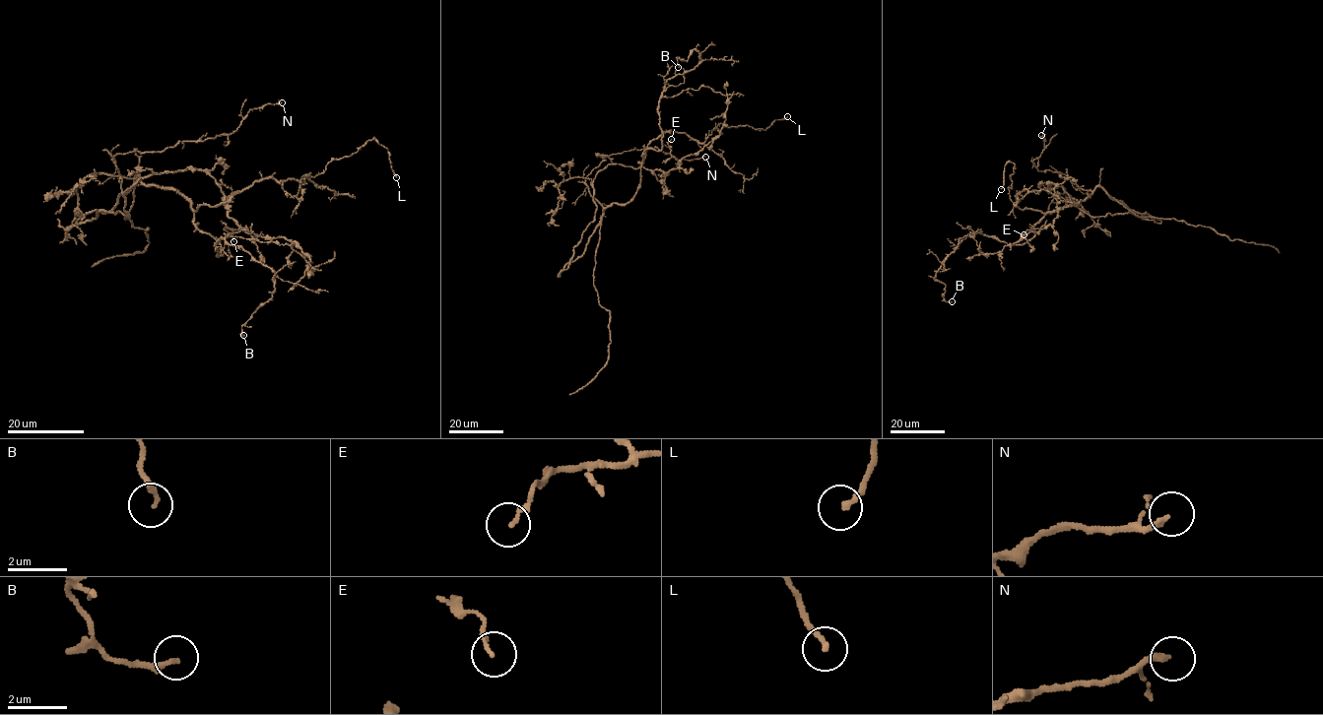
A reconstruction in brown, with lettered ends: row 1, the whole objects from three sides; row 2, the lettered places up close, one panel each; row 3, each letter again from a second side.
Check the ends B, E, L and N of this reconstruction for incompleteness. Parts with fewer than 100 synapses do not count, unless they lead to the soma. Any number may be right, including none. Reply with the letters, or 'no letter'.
no letter

